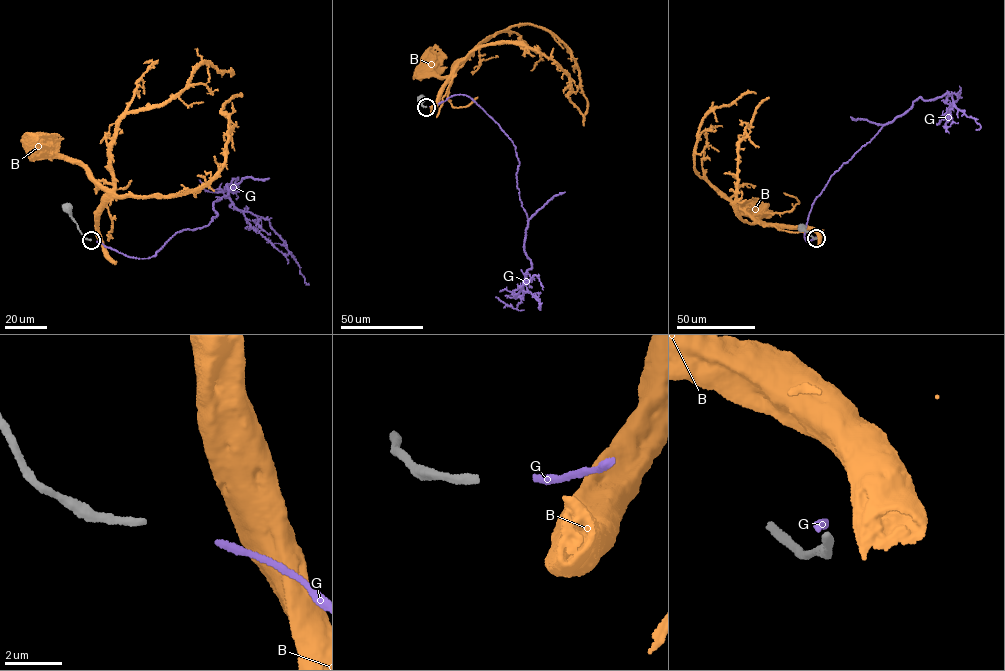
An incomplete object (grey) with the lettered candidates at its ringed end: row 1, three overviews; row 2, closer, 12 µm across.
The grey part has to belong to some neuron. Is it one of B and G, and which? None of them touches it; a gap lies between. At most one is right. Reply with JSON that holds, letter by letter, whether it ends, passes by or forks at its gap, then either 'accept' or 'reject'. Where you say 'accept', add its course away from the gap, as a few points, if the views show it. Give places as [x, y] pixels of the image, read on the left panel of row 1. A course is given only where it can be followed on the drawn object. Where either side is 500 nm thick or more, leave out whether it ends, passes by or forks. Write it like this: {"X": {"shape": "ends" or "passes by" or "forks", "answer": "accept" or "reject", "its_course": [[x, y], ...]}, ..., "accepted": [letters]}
{"B": {"answer": "reject"}, "G": {"shape": "ends", "answer": "accept", "its_course": [[96, 241], [151, 257], [173, 234], [209, 223], [213, 203], [237, 178], [231, 203], [268, 220], [309, 283]]}, "accepted": ["G"]}

